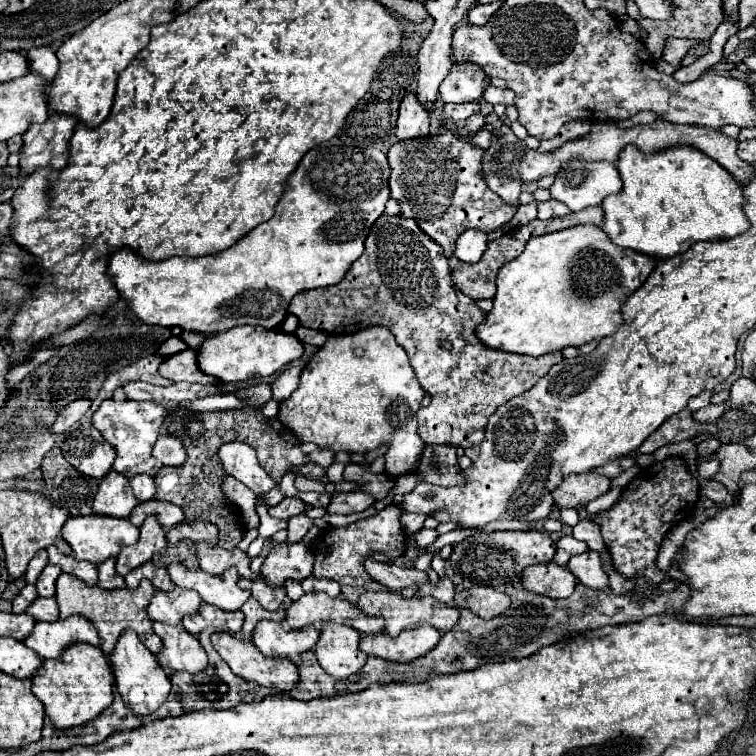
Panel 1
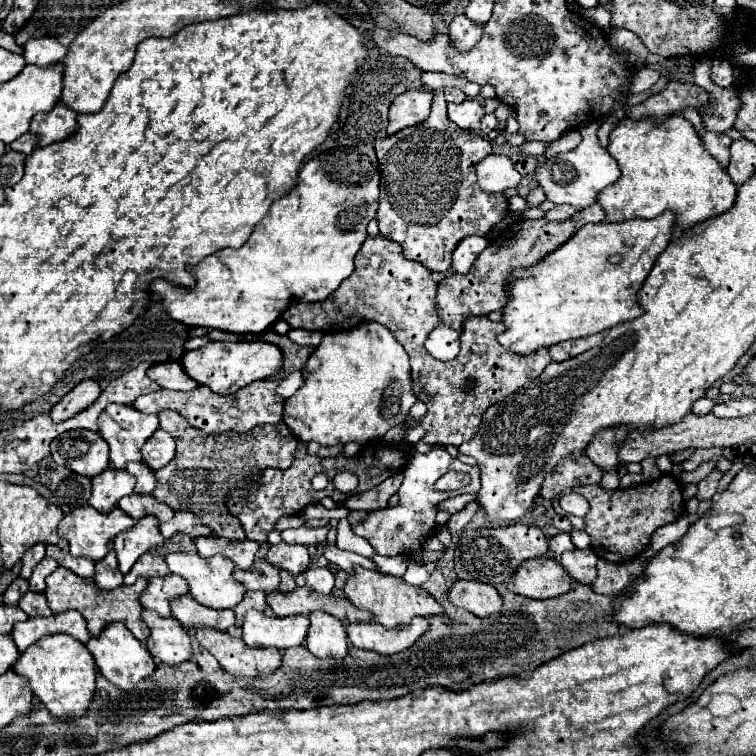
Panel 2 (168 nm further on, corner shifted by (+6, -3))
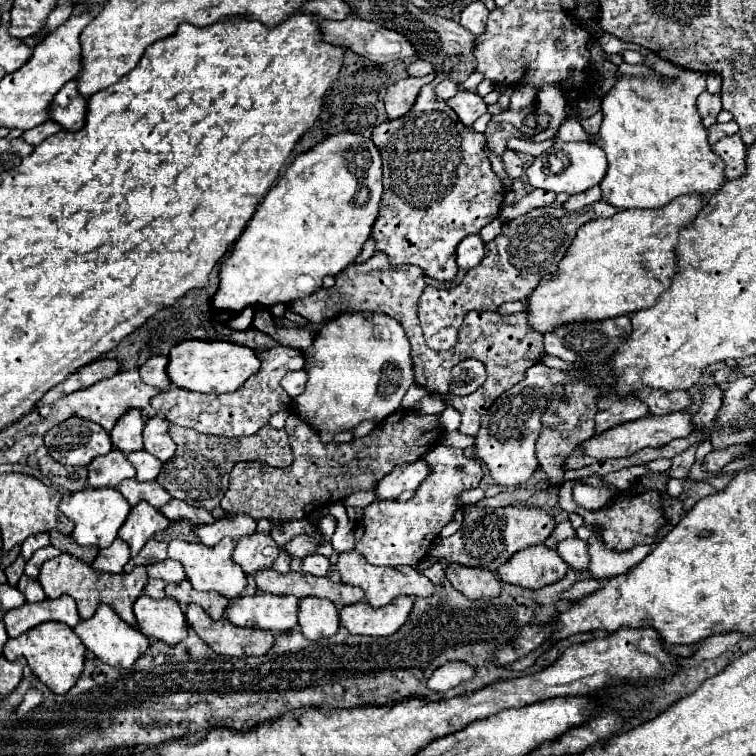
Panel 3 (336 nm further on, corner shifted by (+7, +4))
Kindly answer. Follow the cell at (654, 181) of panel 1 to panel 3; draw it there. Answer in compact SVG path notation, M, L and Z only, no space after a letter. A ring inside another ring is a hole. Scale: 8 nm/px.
M682 70L680 76L672 78L670 84L662 84L658 78L634 78L622 76L616 86L604 96L602 112L604 120L600 126L600 144L608 156L608 172L600 182L602 200L616 206L618 210L628 208L662 208L670 200L682 194L698 194L710 198L716 194L726 176L724 160L718 160L706 138L696 98L706 90L706 74L694 70Z

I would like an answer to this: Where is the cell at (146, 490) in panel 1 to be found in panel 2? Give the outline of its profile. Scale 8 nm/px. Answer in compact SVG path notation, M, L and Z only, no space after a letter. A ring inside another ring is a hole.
M129 463L127 471L137 479L135 493L151 493L155 489L157 479L155 479L155 471L149 465L145 465L145 463Z

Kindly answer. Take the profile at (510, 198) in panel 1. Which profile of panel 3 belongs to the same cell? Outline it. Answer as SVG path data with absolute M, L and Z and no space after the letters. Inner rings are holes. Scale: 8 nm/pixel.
M490 122L486 128L486 138L488 138L488 146L490 152L496 156L502 156L506 150L506 138L510 136L518 136L520 138L520 130L516 130L512 124L494 124Z

